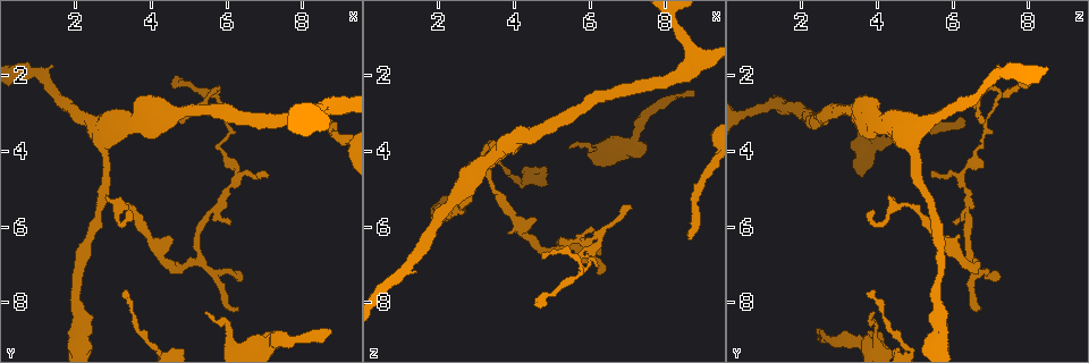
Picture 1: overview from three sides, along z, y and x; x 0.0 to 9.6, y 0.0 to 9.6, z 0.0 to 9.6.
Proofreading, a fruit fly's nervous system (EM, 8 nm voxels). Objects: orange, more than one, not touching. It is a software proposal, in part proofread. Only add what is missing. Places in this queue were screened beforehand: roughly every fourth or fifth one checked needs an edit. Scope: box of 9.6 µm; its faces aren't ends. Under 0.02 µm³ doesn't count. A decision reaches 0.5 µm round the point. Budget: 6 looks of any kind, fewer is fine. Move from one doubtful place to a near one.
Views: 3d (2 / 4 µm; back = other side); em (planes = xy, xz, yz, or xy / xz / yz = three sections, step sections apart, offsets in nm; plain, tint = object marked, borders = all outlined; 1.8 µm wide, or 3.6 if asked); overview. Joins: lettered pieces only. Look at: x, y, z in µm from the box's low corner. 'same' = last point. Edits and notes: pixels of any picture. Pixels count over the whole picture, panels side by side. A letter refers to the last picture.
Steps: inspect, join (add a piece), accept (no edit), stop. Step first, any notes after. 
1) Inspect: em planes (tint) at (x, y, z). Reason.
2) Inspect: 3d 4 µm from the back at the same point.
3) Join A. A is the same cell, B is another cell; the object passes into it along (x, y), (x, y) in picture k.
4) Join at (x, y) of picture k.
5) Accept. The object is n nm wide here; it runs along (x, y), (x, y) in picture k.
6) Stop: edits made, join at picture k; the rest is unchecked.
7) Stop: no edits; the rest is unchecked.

Inspect: em planes (borders) at (4.55, 2.20, 8.10). Tapers out.

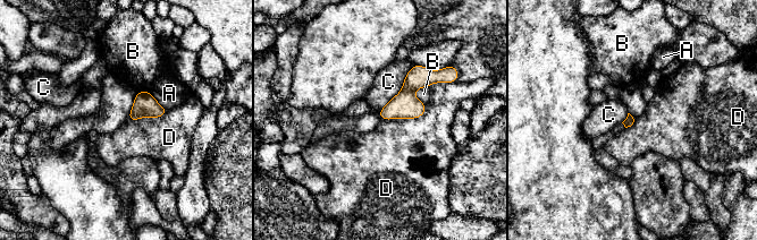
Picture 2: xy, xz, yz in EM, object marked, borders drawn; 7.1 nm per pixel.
Accept. A, B, C and D are other cells; a border runs along (427, 106), (417, 118), (381, 119) in picture 2; none of them fits.

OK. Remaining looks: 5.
Inspect: em yz step 8 (borders) at (6.30, 8.10, 6.70).

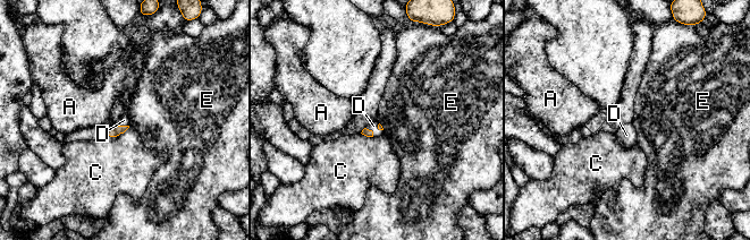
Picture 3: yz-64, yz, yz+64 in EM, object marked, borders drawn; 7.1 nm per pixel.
Inspect: em xy step 8 (borders) at the same point.

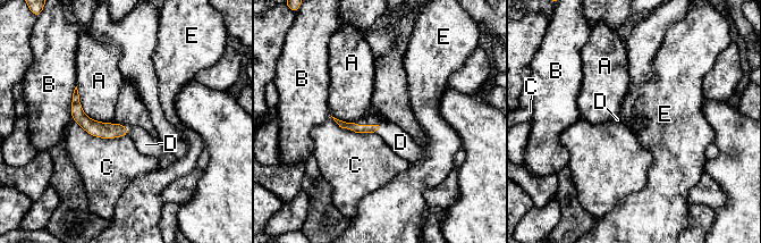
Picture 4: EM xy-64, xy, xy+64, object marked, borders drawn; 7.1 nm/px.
Join D. D is the same cell, A, B, C and E are other cells; the object passes into it along (353, 126), (368, 125), (396, 137) in picture 4; it goes on there.

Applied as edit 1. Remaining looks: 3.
Inspect: overview. See it whole again.

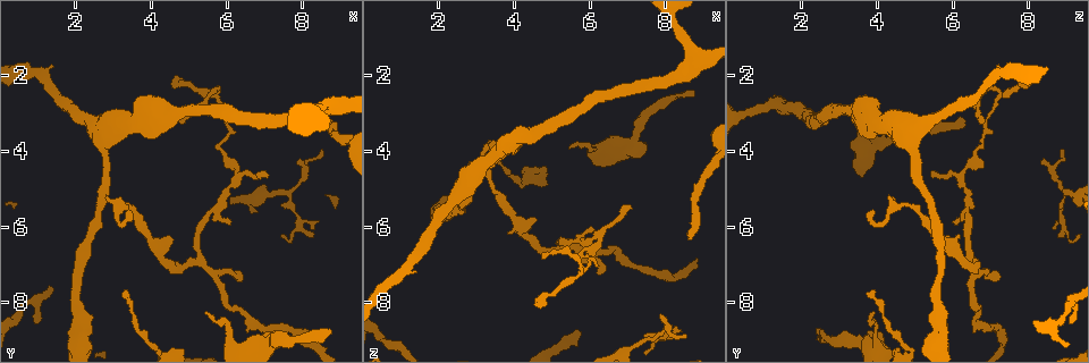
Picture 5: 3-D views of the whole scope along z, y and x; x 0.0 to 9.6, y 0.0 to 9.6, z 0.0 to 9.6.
Inspect: 3d 4 µm at (5.50, 8.25, 3.95). Tapers out.

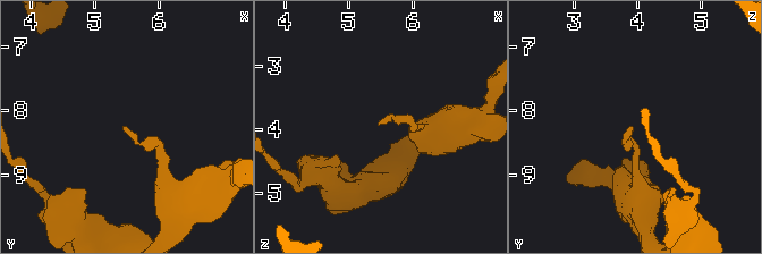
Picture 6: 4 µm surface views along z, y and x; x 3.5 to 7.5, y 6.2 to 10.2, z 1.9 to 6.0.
Inspect: em 3.6 µm xy step 8 (borders) at (5.40, 8.25, 3.90).

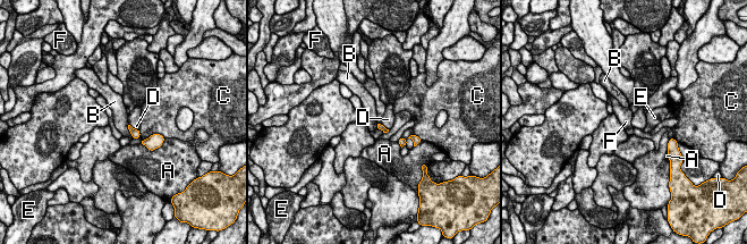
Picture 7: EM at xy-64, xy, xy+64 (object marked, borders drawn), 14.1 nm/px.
Accept. A, B, C, D, E and F are other cells; a border runs along (375, 123), (378, 128) in picture 7; none of them fits.

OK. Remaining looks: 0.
Stop: edits made, join at picture 4; the rest is unchecked.

